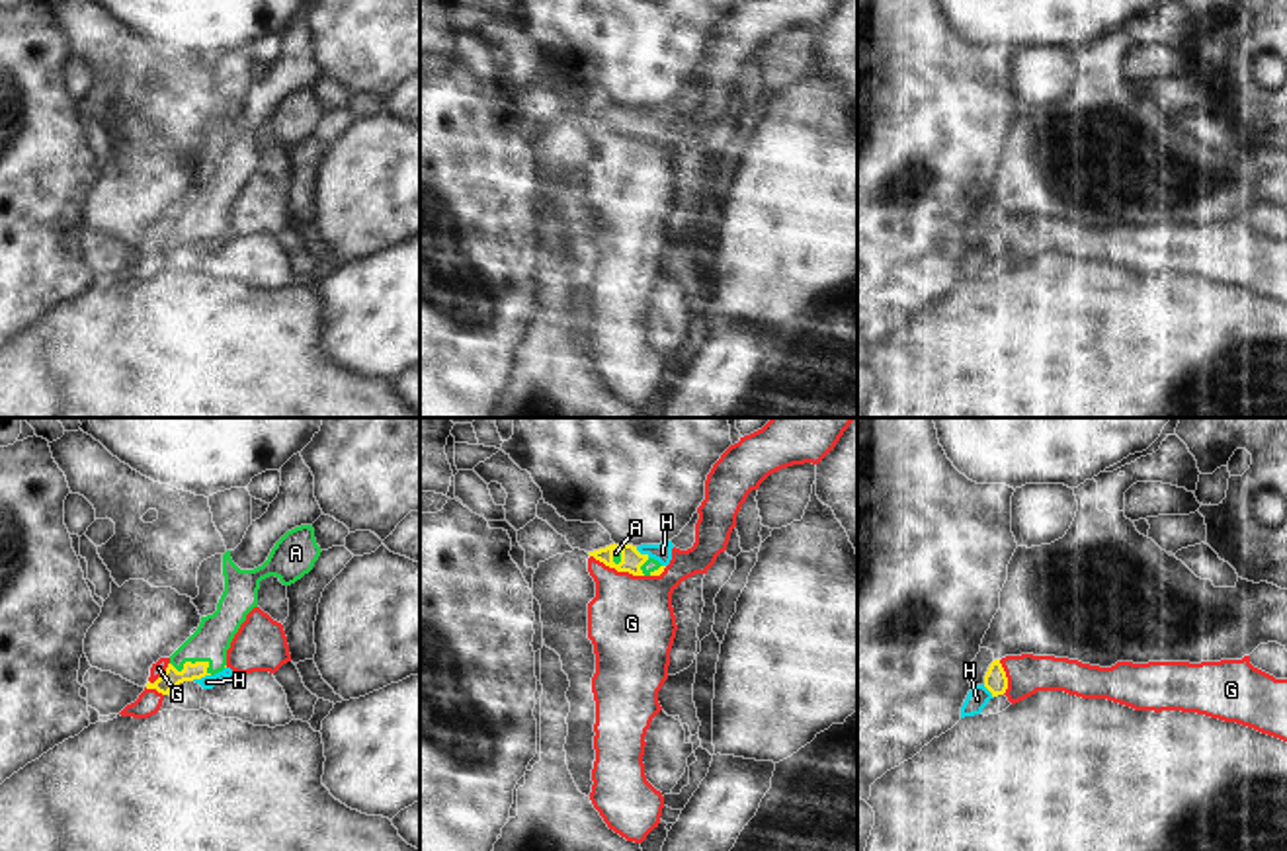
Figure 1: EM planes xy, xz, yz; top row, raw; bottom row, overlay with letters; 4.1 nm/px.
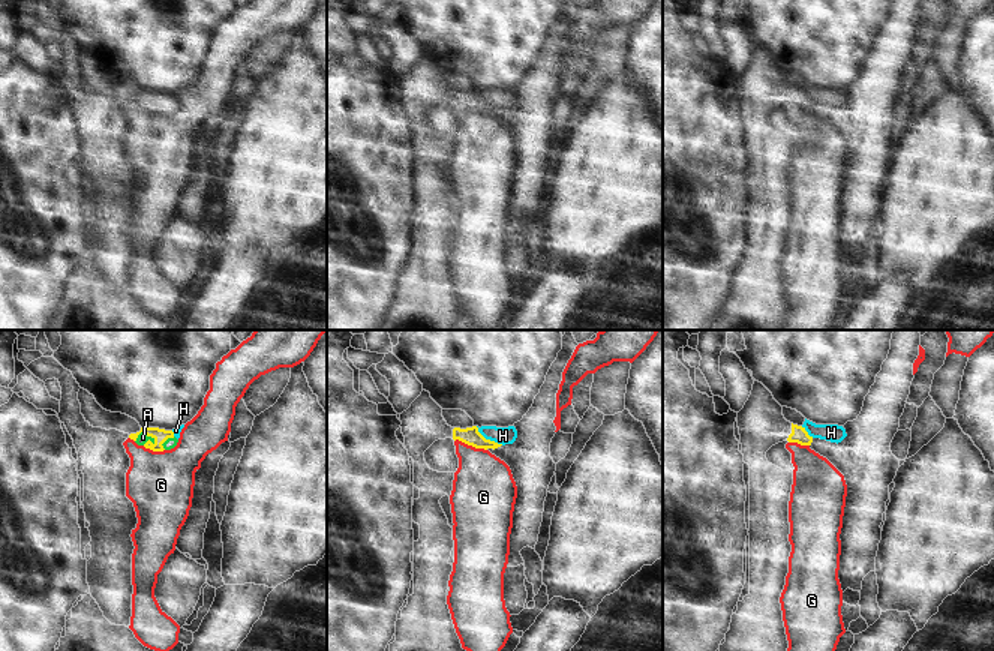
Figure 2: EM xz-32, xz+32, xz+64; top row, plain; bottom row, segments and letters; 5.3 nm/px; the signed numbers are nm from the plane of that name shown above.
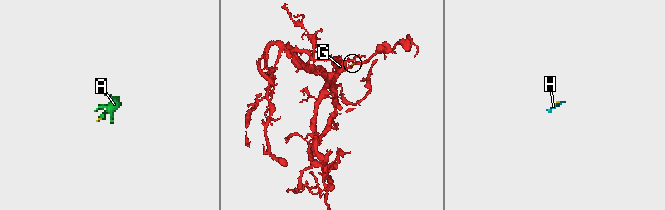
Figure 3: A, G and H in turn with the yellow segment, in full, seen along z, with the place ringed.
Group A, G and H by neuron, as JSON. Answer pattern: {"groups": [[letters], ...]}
{"groups": [["A"], ["G", "H"]]}

